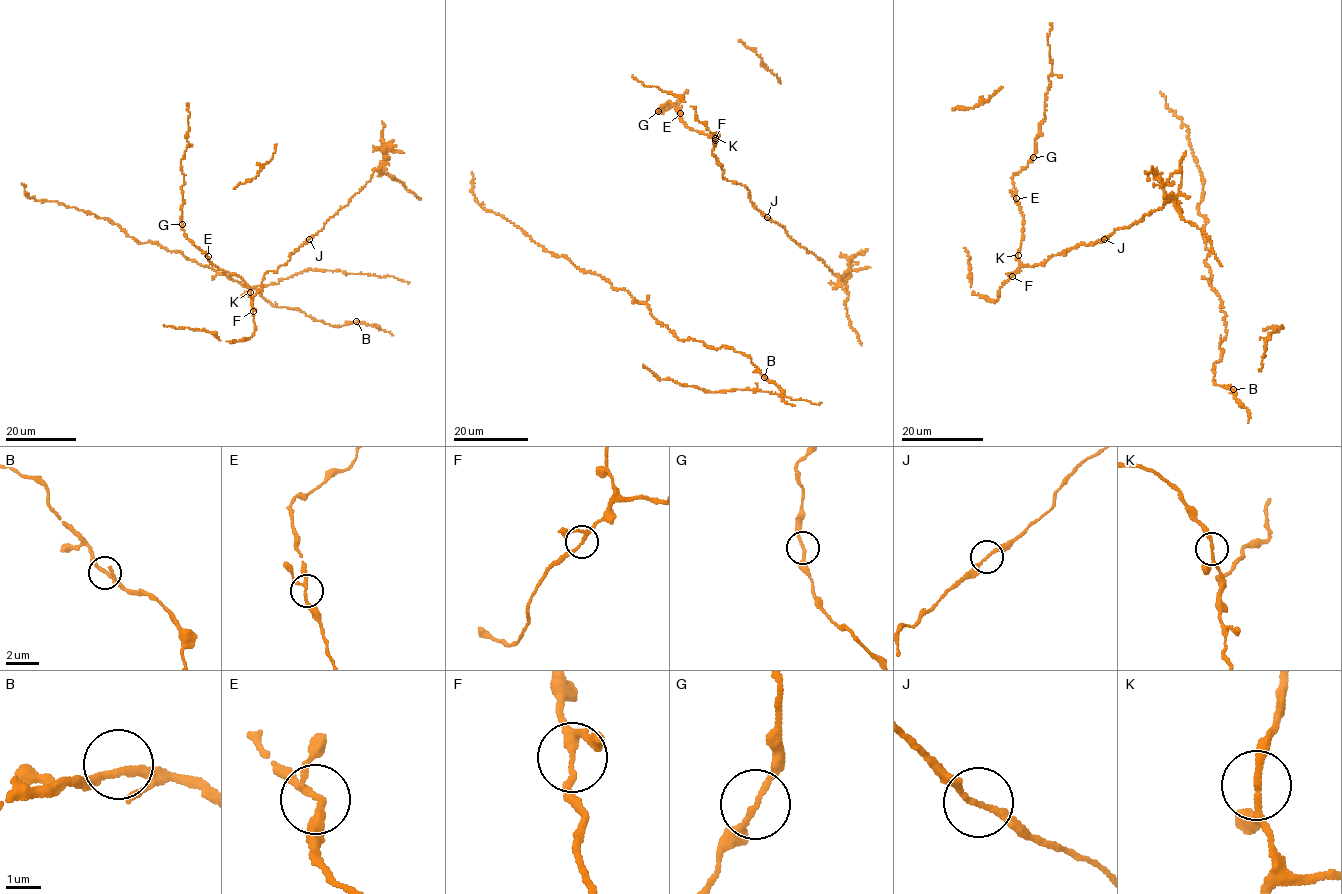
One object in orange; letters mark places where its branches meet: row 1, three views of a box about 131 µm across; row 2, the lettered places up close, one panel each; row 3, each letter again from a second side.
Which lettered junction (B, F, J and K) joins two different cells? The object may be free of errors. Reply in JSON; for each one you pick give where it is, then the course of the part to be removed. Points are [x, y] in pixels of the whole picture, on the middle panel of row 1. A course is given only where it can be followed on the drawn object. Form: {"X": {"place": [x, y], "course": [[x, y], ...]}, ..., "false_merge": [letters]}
{"false_merge": []}

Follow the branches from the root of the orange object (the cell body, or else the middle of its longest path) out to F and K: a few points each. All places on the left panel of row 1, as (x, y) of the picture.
F: (307, 241), (291, 254), (285, 264), (264, 275), (262, 289), (251, 298), (253, 311)
K: (307, 241), (291, 254), (285, 264), (264, 275), (262, 289), (252, 299), (250, 291)

